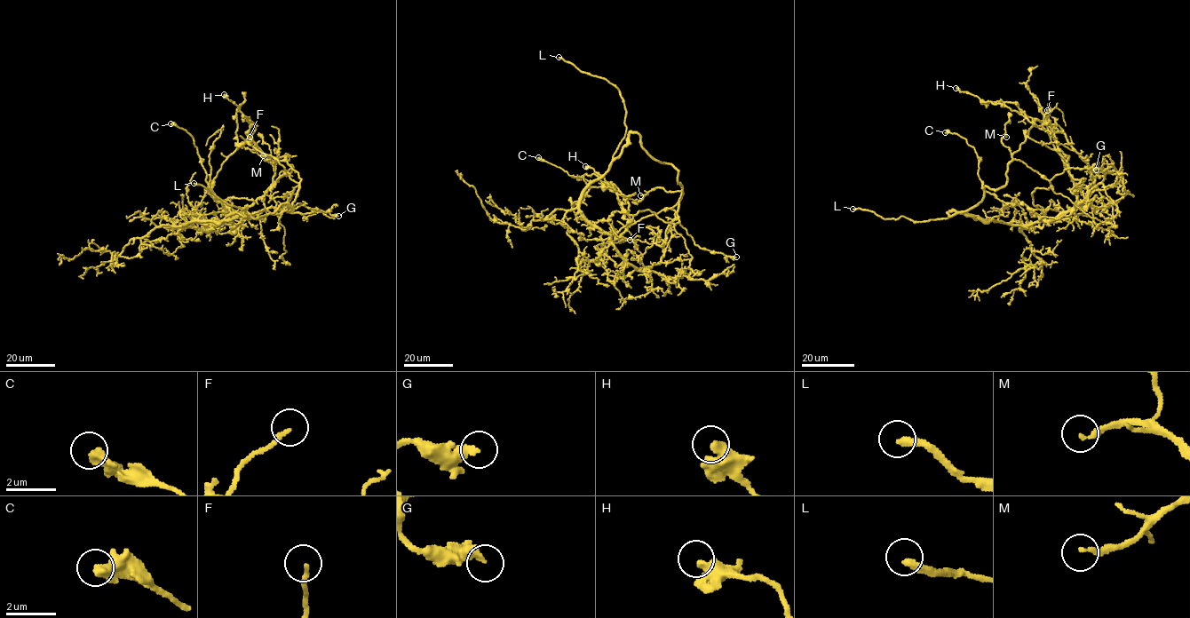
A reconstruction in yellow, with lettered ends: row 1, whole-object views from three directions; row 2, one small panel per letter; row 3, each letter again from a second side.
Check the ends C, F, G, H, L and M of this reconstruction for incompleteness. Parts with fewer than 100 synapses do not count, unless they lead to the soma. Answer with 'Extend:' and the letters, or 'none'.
Extend: L, M

